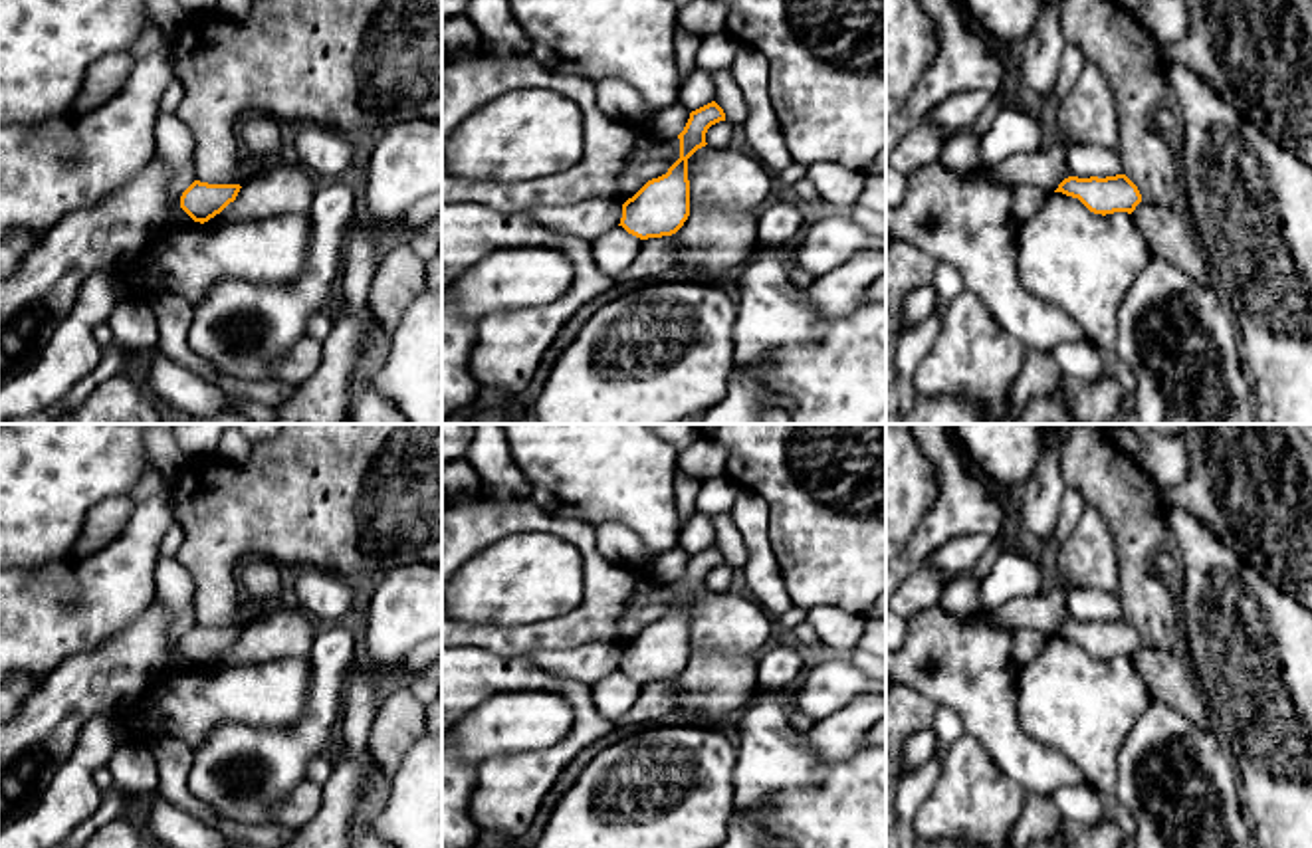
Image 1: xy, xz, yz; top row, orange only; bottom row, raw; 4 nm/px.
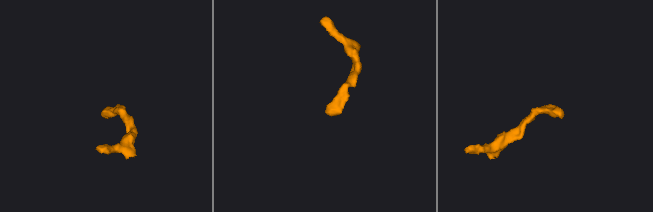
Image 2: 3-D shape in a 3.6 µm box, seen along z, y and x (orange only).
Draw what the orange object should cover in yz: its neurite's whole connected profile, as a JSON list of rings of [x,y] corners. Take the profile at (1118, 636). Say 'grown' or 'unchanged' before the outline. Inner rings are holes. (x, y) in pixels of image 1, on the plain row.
unchanged; [[[1126,618],[1106,622],[1068,620],[1058,628],[1054,636],[1078,642],[1090,656],[1102,660],[1114,656],[1132,658],[1142,646],[1138,630]]]

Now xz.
unchanged; [[[715,545],[690,557],[678,579],[680,602],[622,648],[618,670],[640,684],[672,680],[684,670],[690,660],[688,602],[708,588],[706,577],[719,565],[725,565],[725,557]]]

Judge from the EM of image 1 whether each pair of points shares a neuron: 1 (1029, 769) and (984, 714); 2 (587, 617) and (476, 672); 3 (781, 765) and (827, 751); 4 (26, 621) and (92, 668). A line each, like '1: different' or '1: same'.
1: same
2: different
3: different
4: different

